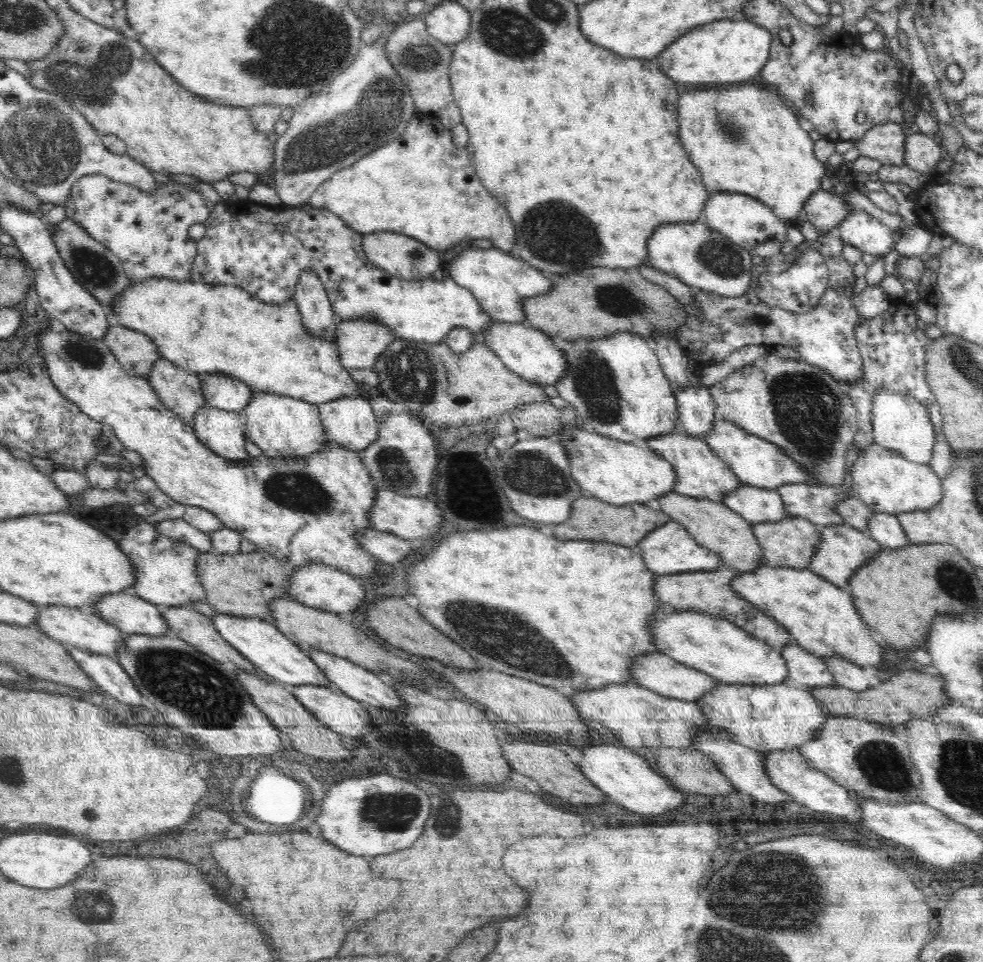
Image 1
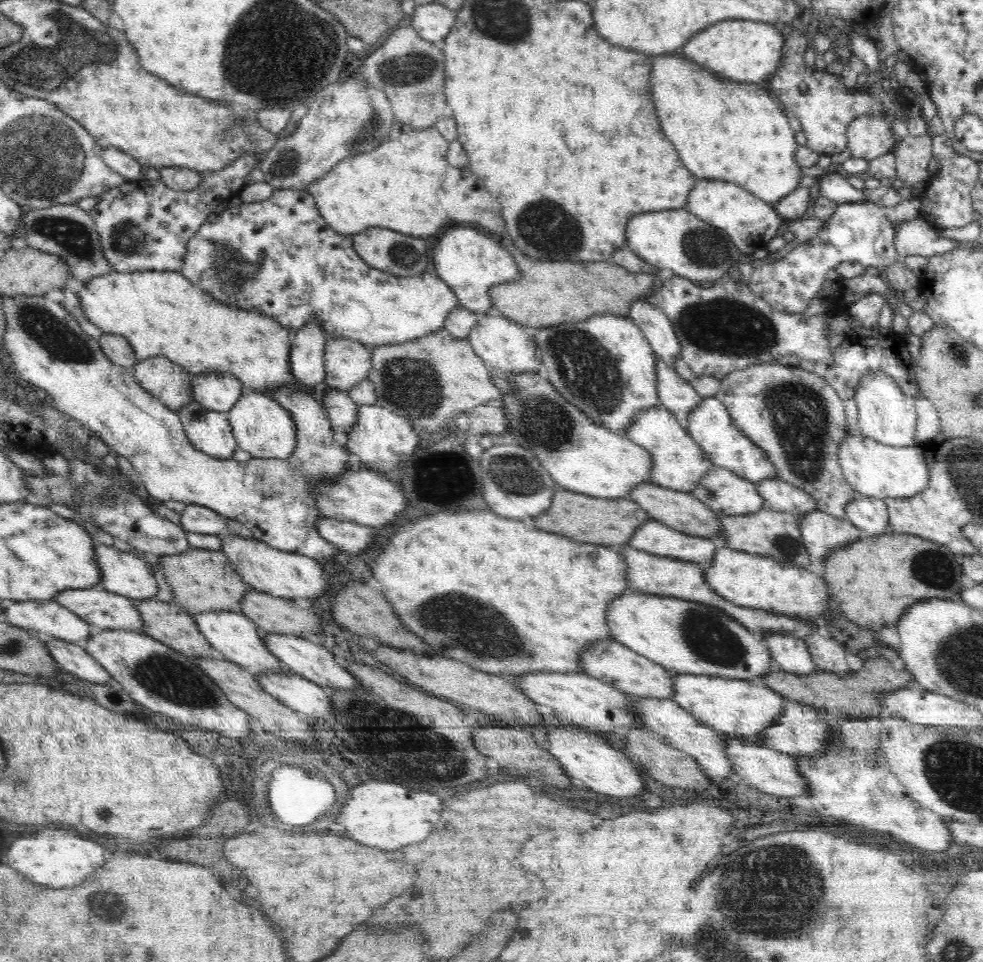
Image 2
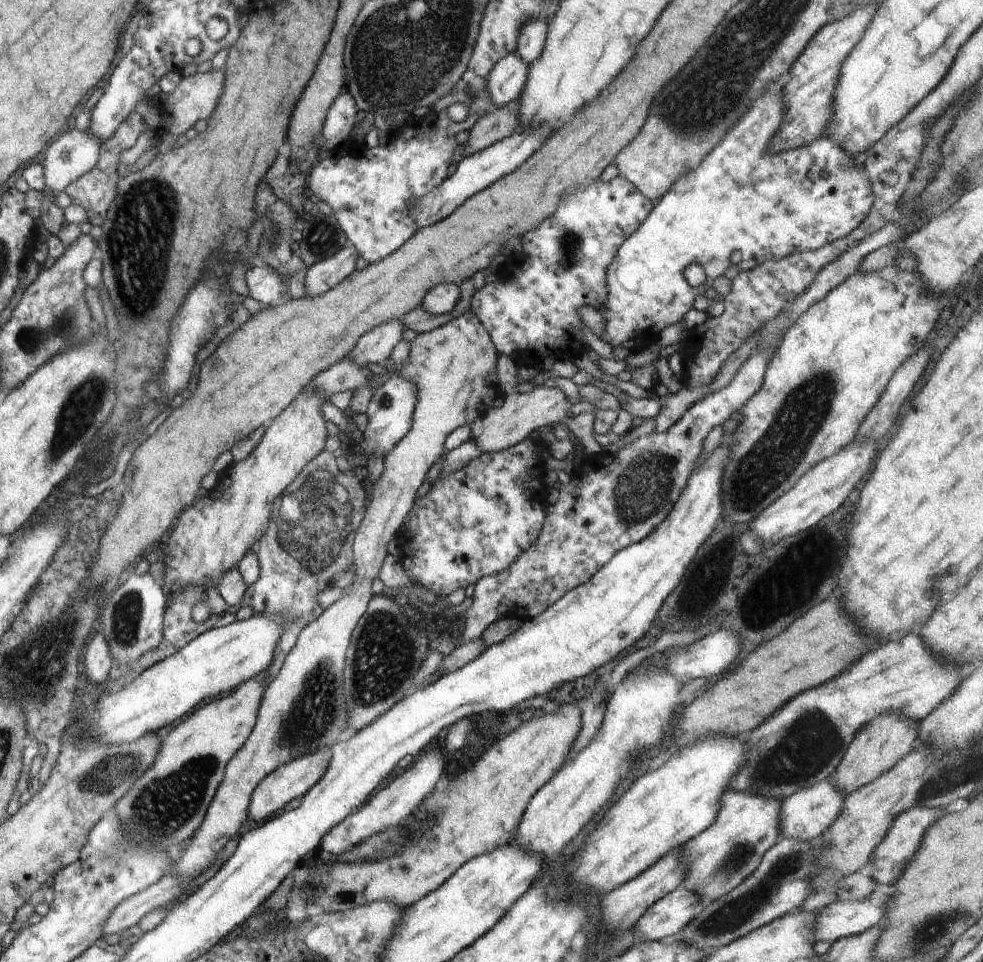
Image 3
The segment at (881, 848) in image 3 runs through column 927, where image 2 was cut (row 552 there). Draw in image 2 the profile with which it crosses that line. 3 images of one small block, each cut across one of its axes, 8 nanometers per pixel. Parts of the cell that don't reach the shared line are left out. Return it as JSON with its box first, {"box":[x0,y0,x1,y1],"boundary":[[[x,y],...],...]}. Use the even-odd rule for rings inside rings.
{"box":[798,509,864,562],"boundary":[[[818,509],[798,516],[803,545],[810,561],[824,562],[828,552],[862,539],[864,532],[846,519],[836,518]]]}

